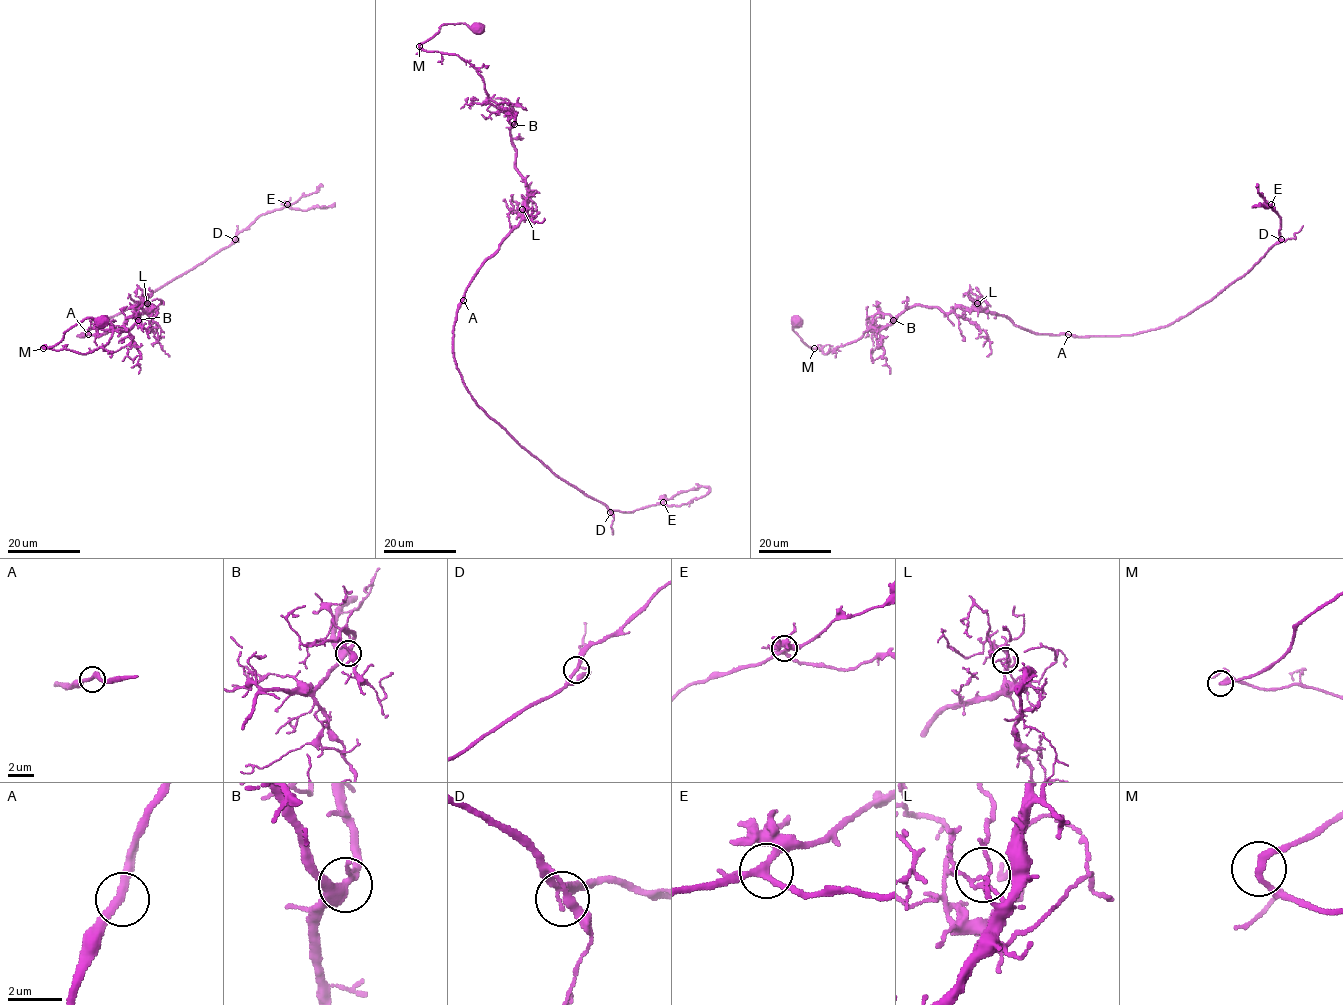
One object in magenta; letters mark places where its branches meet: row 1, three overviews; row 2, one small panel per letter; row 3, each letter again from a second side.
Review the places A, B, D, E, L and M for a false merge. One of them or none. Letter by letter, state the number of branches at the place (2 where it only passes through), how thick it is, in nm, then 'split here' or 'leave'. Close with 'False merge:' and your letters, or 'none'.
A: 2 branches meet; 280 nm thick; leave
B: 3 branches meet; 400 nm thick; leave
D: 2 branches meet; 200 nm thick; leave
E: 4 branches meet; 240 nm thick; leave
L: 2 branches meet; 100 nm thick; leave
M: 2 branches meet; 240 nm thick; leave
False merge: none

